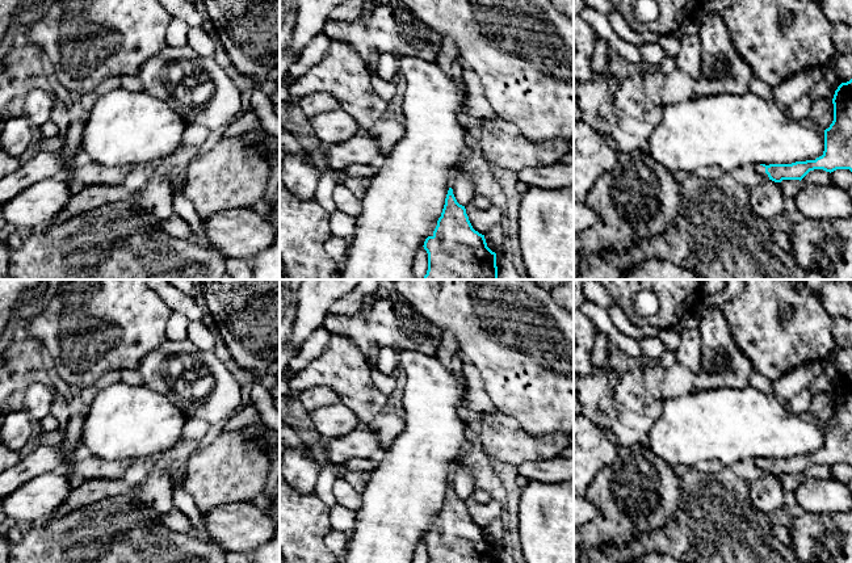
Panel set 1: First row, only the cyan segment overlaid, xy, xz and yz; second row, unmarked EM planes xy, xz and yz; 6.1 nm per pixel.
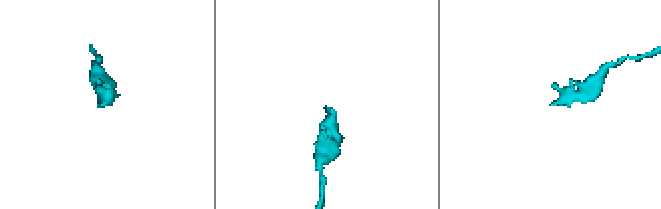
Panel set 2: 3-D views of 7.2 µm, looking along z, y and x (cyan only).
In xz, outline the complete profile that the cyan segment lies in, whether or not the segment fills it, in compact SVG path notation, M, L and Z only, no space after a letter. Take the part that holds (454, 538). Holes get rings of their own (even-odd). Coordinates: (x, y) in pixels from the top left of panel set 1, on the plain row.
M452 482L433 529L423 541L428 547L428 563L498 563L496 547L487 541L484 529L473 522Z

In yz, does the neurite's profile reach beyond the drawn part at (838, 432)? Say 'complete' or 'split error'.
split error

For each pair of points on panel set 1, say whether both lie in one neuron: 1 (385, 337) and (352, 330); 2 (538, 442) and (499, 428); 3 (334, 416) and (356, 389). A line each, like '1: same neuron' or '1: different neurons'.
1: same neuron
2: same neuron
3: different neurons

